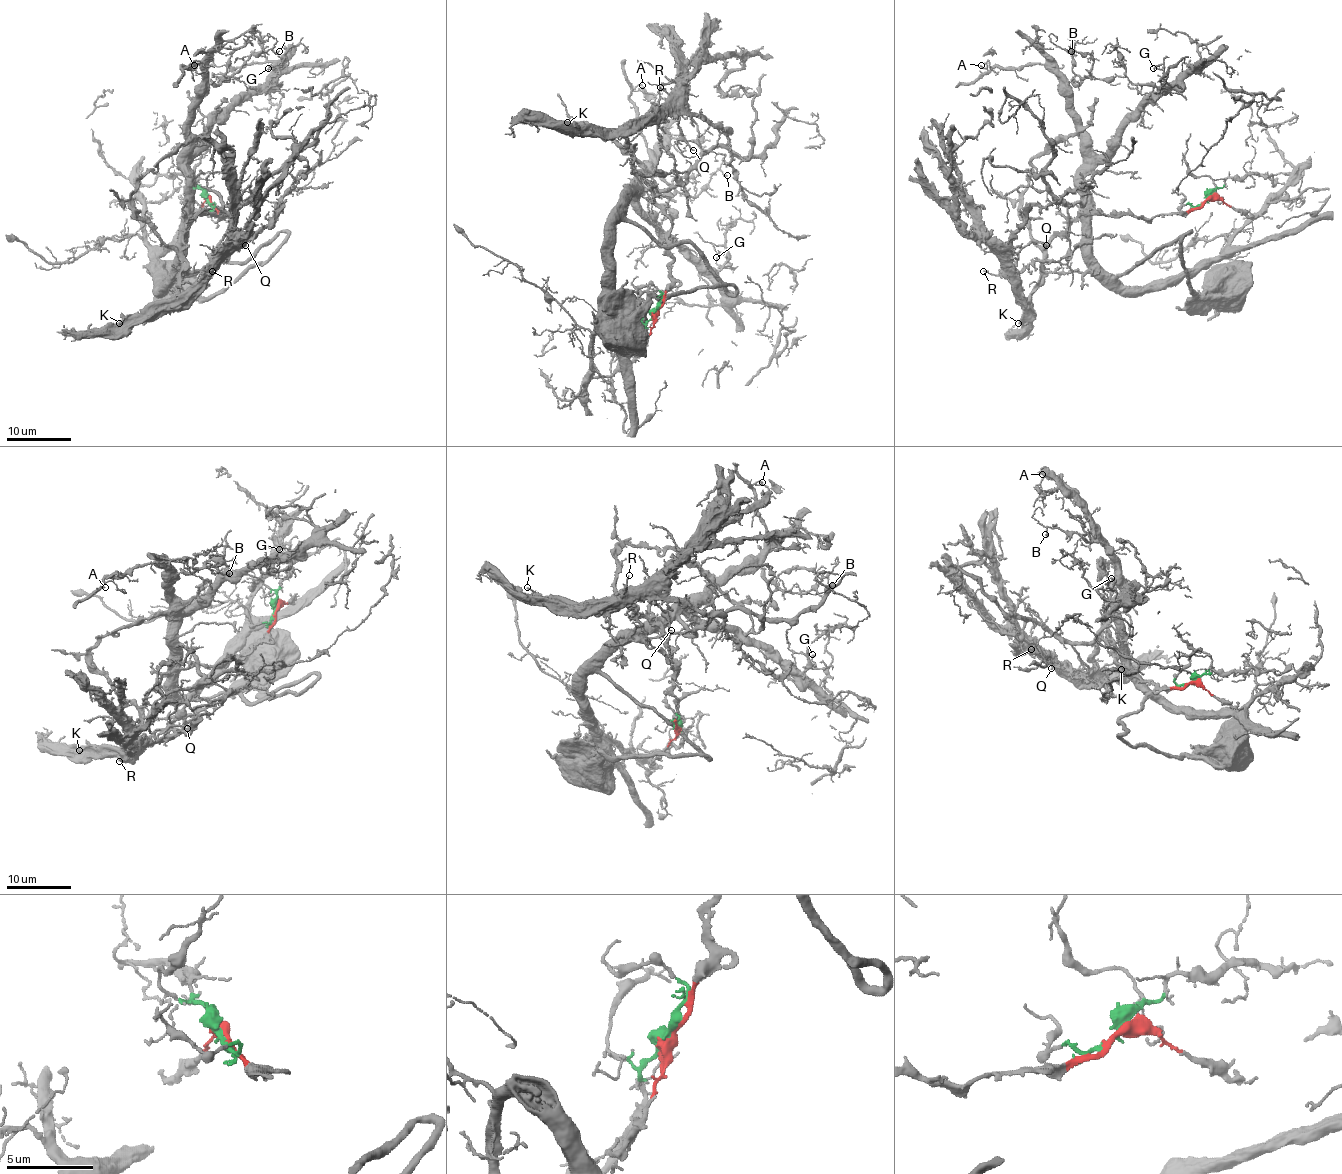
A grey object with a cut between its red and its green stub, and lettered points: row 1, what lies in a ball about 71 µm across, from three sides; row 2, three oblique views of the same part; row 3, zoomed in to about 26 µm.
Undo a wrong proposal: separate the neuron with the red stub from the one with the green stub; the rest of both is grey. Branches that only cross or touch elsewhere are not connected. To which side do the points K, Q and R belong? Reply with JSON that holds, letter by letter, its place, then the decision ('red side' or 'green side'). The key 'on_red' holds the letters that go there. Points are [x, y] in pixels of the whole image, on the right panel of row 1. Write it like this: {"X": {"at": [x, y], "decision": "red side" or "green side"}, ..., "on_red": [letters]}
{"K": {"at": [1018, 323], "decision": "red side"}, "Q": {"at": [1046, 245], "decision": "red side"}, "R": {"at": [983, 271], "decision": "red side"}, "on_red": ["K", "Q", "R"]}

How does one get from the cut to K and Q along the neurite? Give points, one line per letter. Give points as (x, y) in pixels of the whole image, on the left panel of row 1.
K: (209, 200), (222, 219), (223, 214), (198, 214), (186, 225), (178, 289), (148, 315), (127, 315), (119, 323)
Q: (209, 200), (223, 214), (198, 214), (186, 225), (180, 294), (191, 293), (233, 243), (246, 244)

